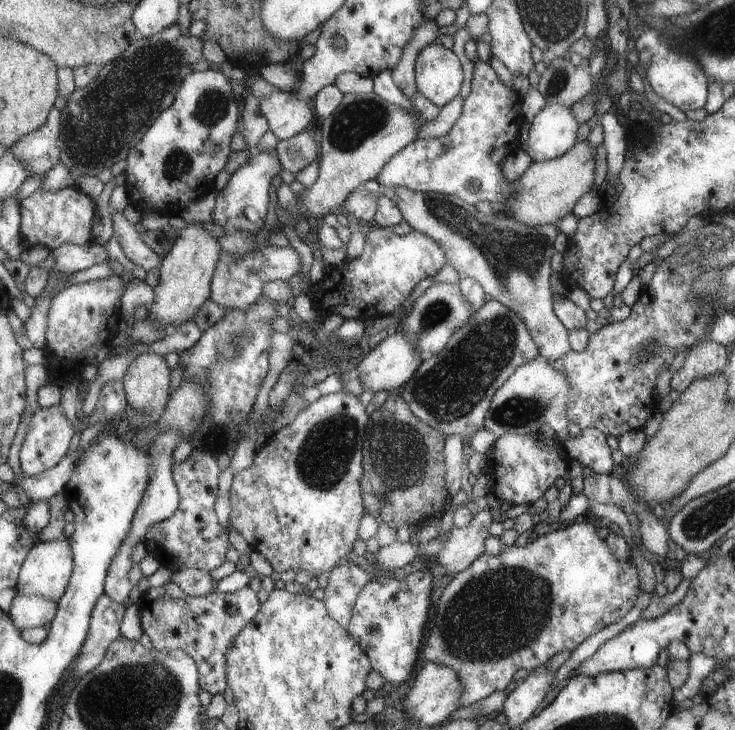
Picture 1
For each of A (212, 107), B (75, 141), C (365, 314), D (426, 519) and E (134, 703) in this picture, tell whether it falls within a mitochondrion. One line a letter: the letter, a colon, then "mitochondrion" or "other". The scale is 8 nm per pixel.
A: mitochondrion
B: mitochondrion
C: other
D: other
E: mitochondrion

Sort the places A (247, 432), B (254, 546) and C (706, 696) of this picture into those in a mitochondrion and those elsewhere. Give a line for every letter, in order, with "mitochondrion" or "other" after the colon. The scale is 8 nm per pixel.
A: other
B: other
C: other

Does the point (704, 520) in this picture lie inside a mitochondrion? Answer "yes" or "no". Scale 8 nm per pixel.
yes

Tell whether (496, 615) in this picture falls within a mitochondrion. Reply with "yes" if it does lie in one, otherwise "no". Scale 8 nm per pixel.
yes

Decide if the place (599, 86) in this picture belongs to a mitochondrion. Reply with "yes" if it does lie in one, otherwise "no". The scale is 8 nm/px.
no

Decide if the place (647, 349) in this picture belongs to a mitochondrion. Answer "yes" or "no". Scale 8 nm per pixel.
yes

